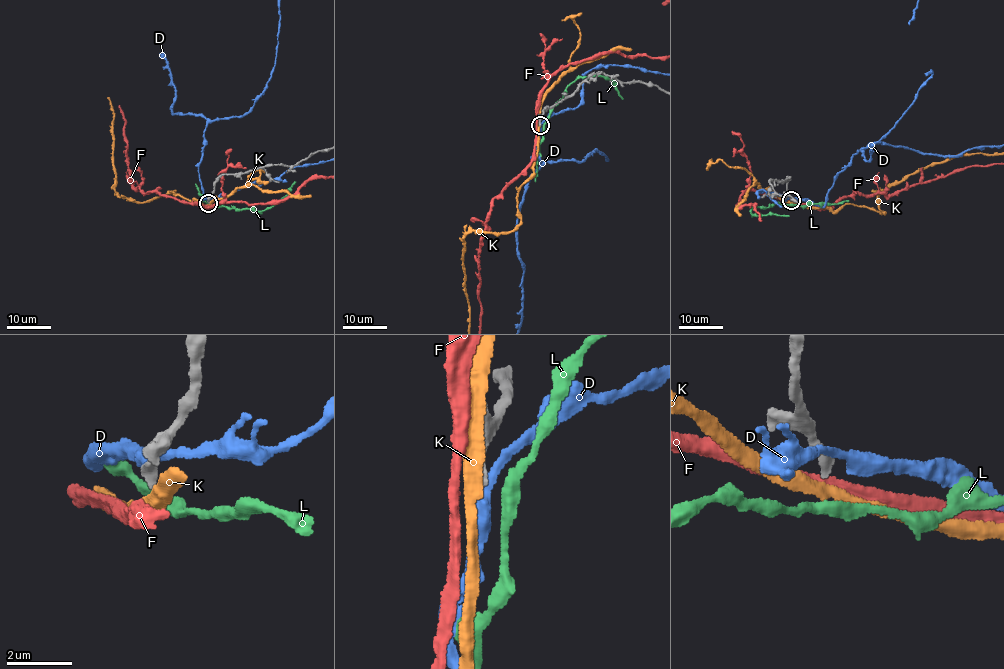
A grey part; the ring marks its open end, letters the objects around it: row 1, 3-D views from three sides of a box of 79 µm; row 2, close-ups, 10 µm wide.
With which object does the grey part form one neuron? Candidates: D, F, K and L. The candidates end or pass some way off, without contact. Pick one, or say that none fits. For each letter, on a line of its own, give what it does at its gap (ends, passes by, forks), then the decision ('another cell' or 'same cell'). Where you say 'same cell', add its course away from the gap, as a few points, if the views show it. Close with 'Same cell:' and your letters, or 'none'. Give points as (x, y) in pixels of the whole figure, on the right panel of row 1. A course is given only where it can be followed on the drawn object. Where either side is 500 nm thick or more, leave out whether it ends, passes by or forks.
D: it passes by; another cell
F: it passes by; another cell
K: it passes by; another cell
L: it passes by; another cell
Same cell: none

